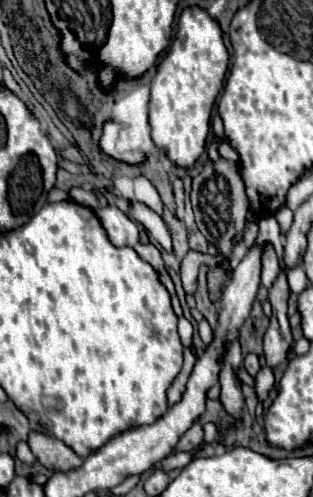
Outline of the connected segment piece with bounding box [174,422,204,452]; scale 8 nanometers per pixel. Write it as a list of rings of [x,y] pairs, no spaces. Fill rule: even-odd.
[[[196,422],[196,424],[192,424],[190,432],[184,432],[184,436],[180,436],[180,440],[178,440],[174,450],[192,452],[194,448],[198,448],[202,444],[202,440],[204,440],[204,430],[202,430],[202,424]]]

